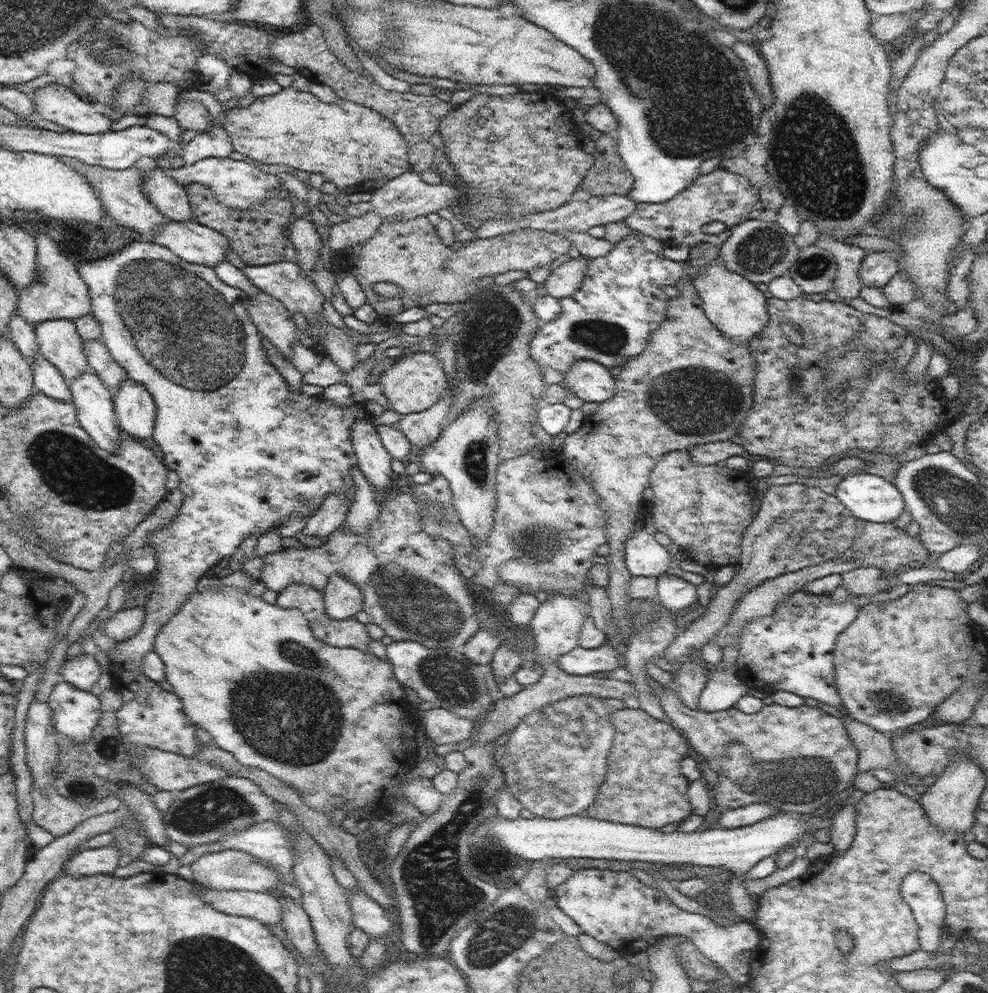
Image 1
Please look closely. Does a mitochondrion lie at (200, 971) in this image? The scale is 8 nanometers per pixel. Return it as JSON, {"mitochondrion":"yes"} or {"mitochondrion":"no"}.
{"mitochondrion":"yes"}

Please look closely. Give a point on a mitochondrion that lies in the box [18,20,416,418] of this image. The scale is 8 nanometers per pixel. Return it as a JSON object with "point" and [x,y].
{"point":[179,326]}

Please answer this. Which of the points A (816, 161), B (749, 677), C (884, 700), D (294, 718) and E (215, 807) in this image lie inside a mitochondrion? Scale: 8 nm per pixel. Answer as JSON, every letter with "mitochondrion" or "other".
{"A":"mitochondrion","B":"other","C":"mitochondrion","D":"mitochondrion","E":"mitochondrion"}

